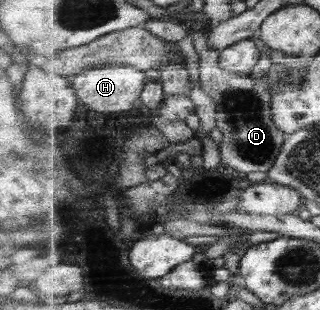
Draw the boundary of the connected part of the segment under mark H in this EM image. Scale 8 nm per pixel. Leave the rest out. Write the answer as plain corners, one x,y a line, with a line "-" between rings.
107,64
103,67
93,67
85,69
77,75
73,75
72,87
76,90
81,104
87,104
91,110
89,112
103,112
103,114
116,114
129,110
135,100
140,100
140,95
145,88
147,79
145,71
138,68
126,67
125,65

